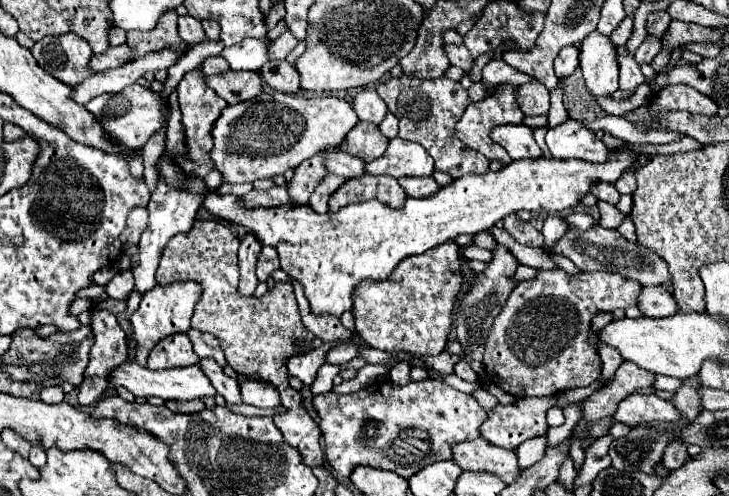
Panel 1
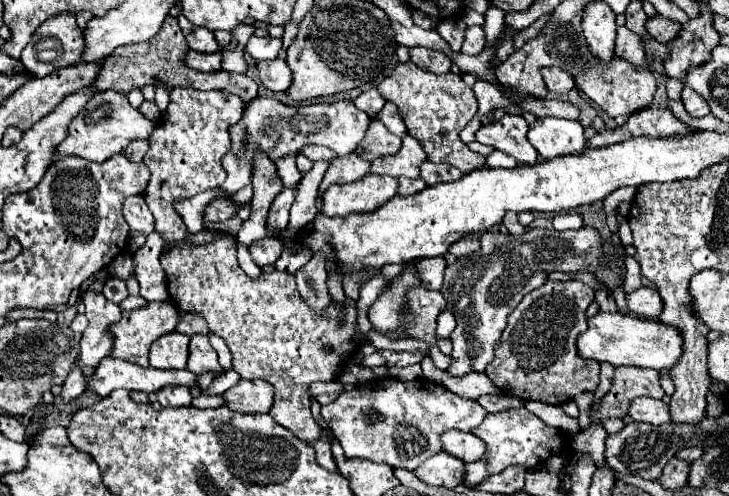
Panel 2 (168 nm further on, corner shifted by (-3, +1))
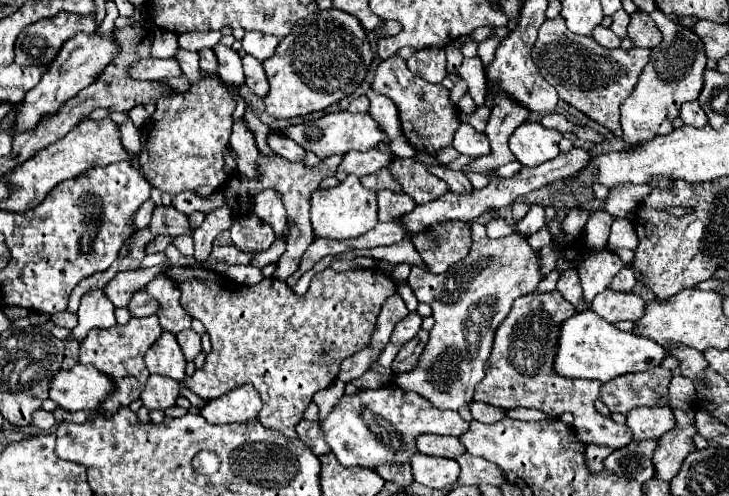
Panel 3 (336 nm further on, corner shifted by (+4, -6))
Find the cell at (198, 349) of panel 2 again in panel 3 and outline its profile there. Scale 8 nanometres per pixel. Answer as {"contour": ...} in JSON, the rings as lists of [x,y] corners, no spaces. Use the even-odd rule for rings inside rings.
{"contour":[[[193,329],[179,331],[175,337],[177,337],[187,361],[193,361],[201,353],[201,339],[199,339],[199,333],[195,333]]]}

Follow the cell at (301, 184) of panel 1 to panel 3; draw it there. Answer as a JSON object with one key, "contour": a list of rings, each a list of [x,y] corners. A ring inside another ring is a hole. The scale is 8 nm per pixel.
{"contour":[[[251,213],[249,217],[237,217],[233,221],[231,239],[237,249],[243,249],[245,253],[259,253],[271,247],[275,235],[269,225]]]}

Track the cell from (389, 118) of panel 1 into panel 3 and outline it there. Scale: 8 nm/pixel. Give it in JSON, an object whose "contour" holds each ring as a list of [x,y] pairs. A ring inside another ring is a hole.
{"contour":[[[369,89],[365,95],[371,101],[369,115],[379,123],[383,133],[391,139],[399,137],[401,135],[401,121],[399,121],[399,111],[397,111],[395,103],[391,99],[387,99],[385,95],[373,93],[373,89]]]}

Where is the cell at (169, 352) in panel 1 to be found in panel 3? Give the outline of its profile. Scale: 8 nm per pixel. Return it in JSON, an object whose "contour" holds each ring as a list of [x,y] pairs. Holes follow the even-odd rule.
{"contour":[[[163,331],[161,337],[151,345],[151,349],[145,353],[145,367],[149,373],[167,375],[177,381],[185,377],[185,357],[173,333]]]}

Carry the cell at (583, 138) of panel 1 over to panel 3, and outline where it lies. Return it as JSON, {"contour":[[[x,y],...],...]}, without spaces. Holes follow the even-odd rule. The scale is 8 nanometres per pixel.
{"contour":[[[525,121],[509,137],[509,149],[521,165],[537,167],[543,161],[551,161],[559,155],[559,141],[559,131],[545,129],[541,123]]]}

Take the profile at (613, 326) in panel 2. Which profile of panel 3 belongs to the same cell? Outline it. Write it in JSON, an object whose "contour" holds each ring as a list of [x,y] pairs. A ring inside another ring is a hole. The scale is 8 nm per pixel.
{"contour":[[[589,309],[575,313],[569,317],[569,321],[563,321],[563,327],[559,329],[559,345],[553,369],[567,379],[595,379],[599,383],[607,383],[619,375],[653,369],[655,365],[661,365],[663,359],[665,351],[661,345],[647,337],[619,331],[615,325],[603,321]]]}

